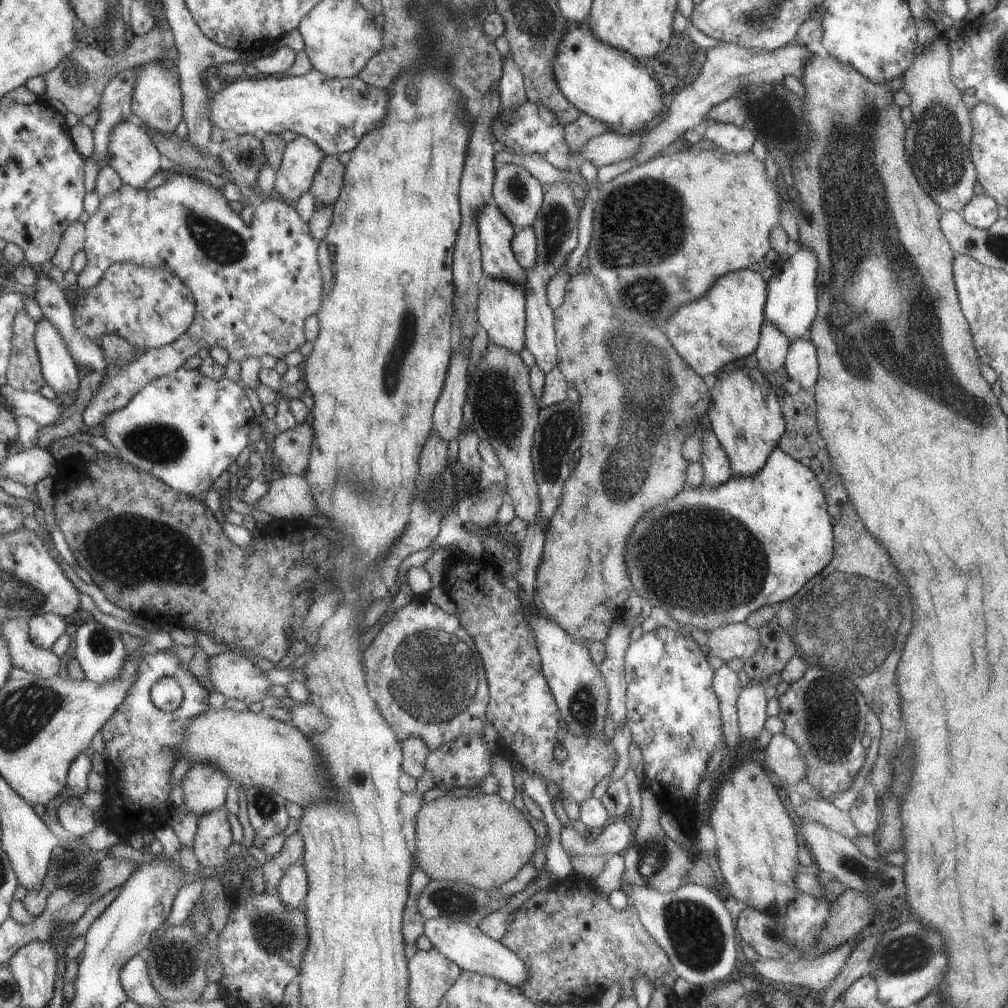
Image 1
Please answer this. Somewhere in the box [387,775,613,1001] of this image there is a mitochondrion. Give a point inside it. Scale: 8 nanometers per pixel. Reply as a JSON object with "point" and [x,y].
{"point":[461,901]}

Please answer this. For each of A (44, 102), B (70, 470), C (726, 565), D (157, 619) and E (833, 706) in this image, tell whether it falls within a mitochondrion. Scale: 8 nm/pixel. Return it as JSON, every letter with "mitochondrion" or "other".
{"A":"other","B":"other","C":"mitochondrion","D":"other","E":"mitochondrion"}

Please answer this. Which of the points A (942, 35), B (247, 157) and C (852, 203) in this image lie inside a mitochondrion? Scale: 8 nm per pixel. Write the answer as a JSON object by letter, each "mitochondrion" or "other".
{"A":"other","B":"mitochondrion","C":"mitochondrion"}

